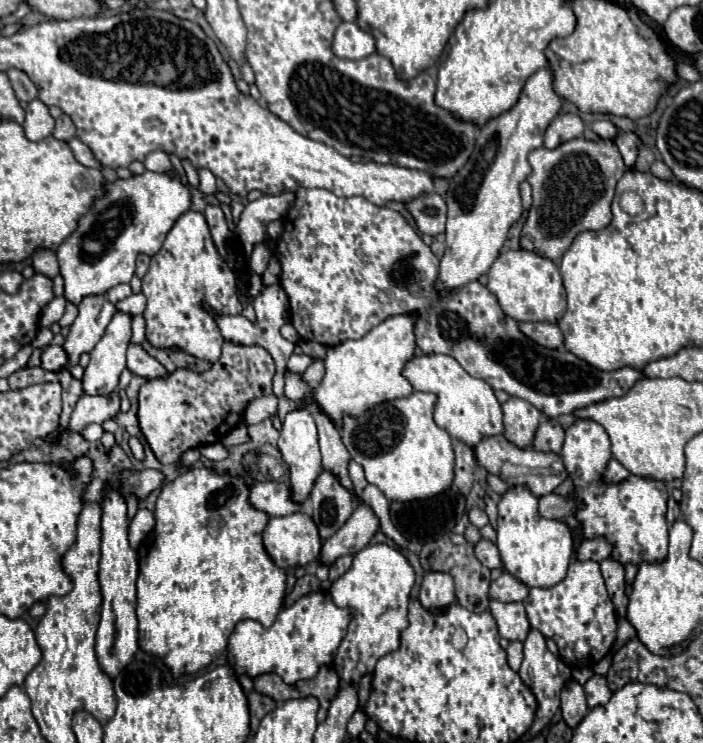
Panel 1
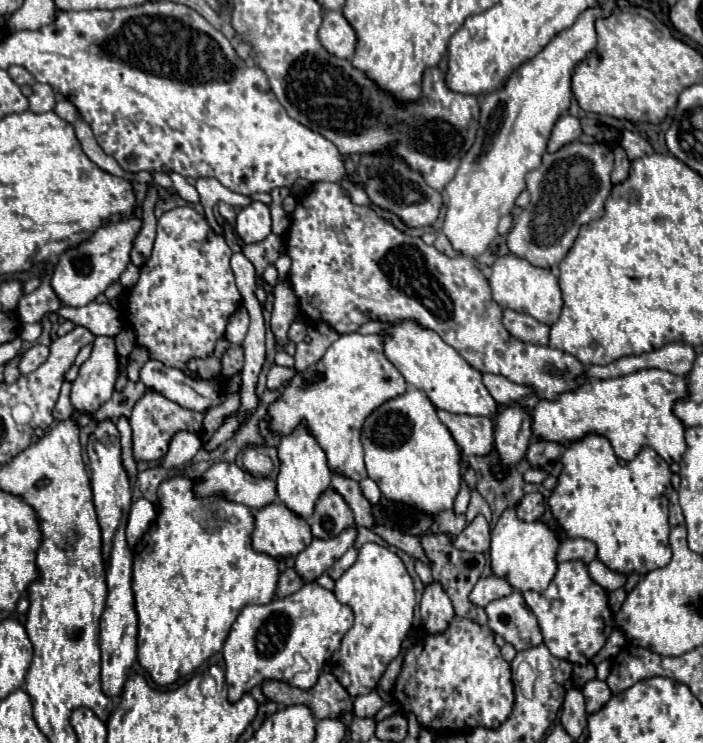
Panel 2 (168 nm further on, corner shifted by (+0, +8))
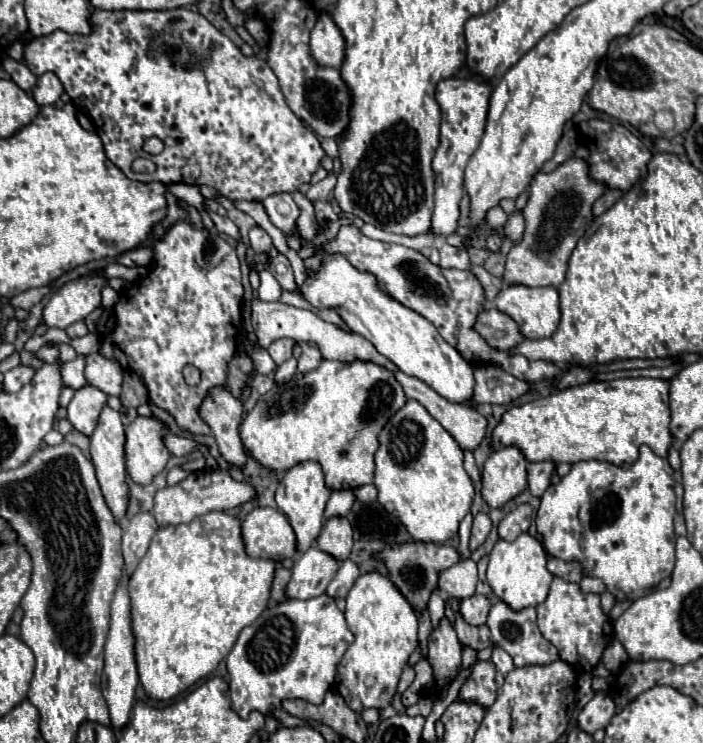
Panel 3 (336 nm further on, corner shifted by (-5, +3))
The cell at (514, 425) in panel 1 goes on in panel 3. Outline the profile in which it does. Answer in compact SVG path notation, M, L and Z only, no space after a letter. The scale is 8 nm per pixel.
M499 449L483 465L481 495L491 509L501 509L527 487L527 461L519 449Z

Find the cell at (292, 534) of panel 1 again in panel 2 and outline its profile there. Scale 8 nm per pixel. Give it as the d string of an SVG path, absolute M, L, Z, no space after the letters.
M272 502L254 514L256 528L252 532L252 546L276 560L295 557L312 542L310 526L304 518L294 514L286 504Z

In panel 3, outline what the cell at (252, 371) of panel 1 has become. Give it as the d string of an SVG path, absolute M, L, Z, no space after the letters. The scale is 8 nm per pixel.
M137 417L125 427L125 467L137 485L149 485L165 469L169 451L163 445L165 425L155 417Z

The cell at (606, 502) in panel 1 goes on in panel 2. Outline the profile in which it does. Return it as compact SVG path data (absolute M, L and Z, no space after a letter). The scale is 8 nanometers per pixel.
M588 432L584 438L566 444L562 464L564 472L558 476L558 484L552 490L548 504L552 508L554 518L560 522L560 526L570 538L586 538L596 542L598 560L622 574L646 574L652 568L662 568L664 564L668 564L668 560L672 558L672 550L668 544L668 498L672 494L672 474L668 464L652 448L644 448L635 460L628 464L620 464L610 446L610 440L602 434Z

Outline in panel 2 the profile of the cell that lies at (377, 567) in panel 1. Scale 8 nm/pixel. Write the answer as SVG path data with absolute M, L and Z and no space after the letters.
M366 542L358 550L358 560L348 568L334 586L342 604L354 610L354 626L342 638L340 648L330 660L332 674L350 696L368 694L376 688L386 666L400 654L402 642L414 620L414 584L404 562L390 548Z

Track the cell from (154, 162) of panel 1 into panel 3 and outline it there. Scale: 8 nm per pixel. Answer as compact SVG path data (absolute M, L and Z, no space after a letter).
M208 211L213 222L215 223L216 229L218 232L225 233L237 241L240 240L241 236L237 226L227 217L221 217L220 215Z

